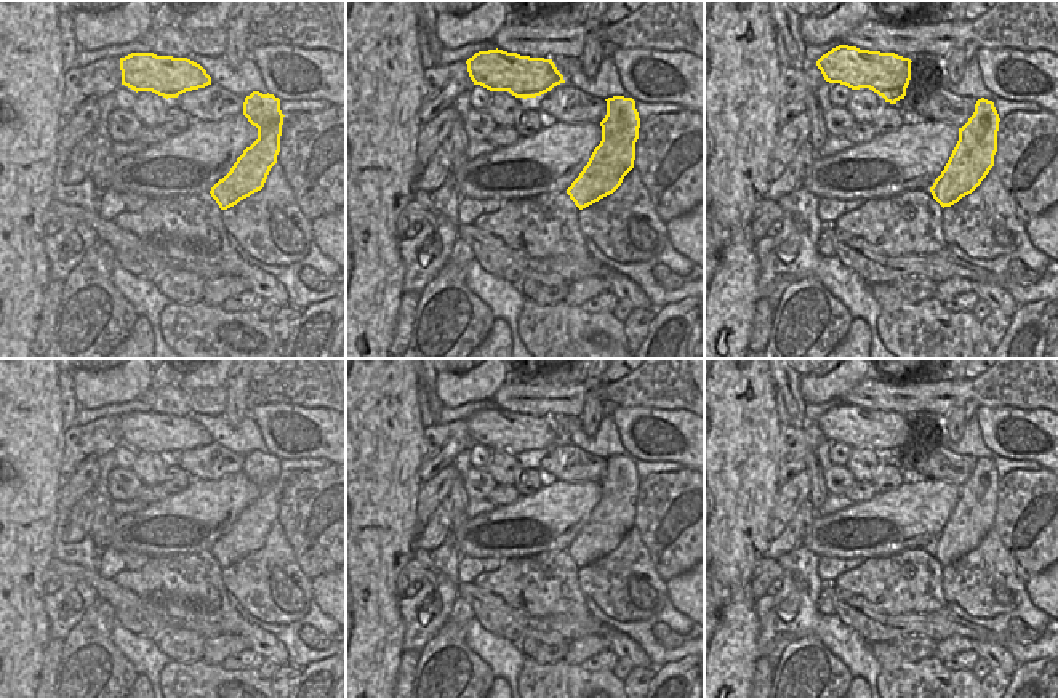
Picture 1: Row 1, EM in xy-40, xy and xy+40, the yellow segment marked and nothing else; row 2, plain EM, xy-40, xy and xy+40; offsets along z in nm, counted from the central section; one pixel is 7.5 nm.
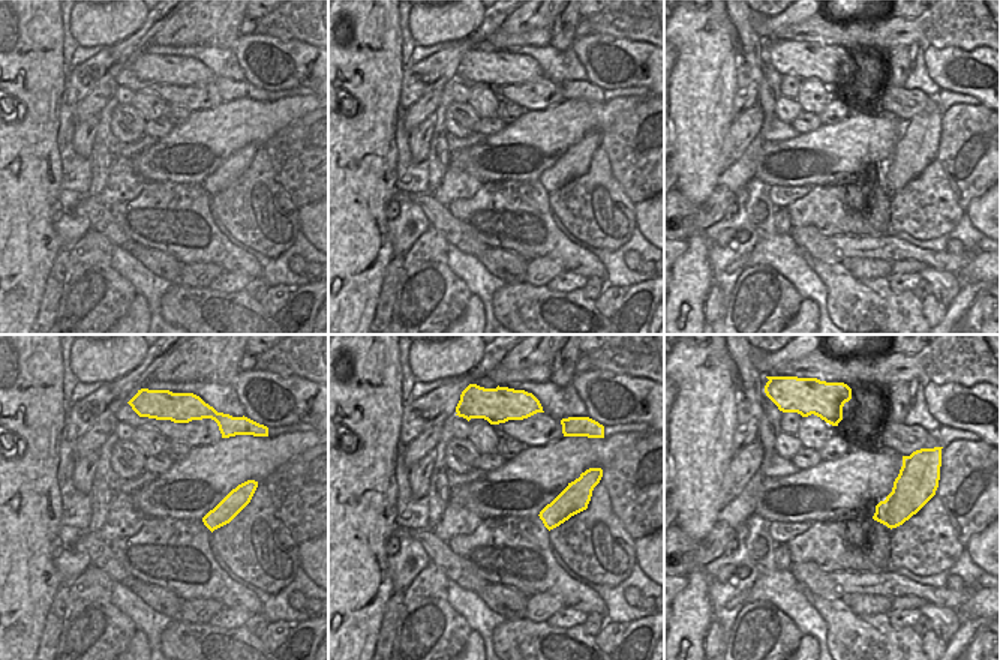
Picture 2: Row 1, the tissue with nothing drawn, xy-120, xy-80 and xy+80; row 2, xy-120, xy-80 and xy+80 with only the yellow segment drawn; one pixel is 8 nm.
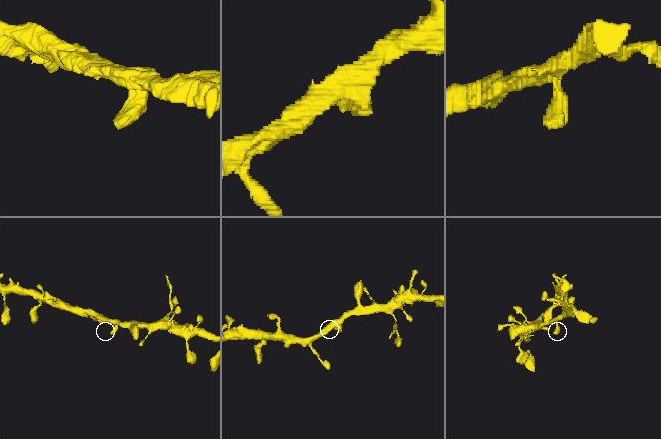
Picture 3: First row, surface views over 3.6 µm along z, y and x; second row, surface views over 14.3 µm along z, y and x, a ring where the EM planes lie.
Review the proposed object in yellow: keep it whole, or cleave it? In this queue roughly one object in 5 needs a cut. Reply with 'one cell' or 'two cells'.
one cell

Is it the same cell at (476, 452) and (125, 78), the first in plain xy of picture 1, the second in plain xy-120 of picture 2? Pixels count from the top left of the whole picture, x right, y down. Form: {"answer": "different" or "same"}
{"answer": "different"}

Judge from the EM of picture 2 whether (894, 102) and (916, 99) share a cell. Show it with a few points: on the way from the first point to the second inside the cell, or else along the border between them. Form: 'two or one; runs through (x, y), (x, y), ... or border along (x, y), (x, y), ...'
one; runs through (900, 102), (910, 102)

